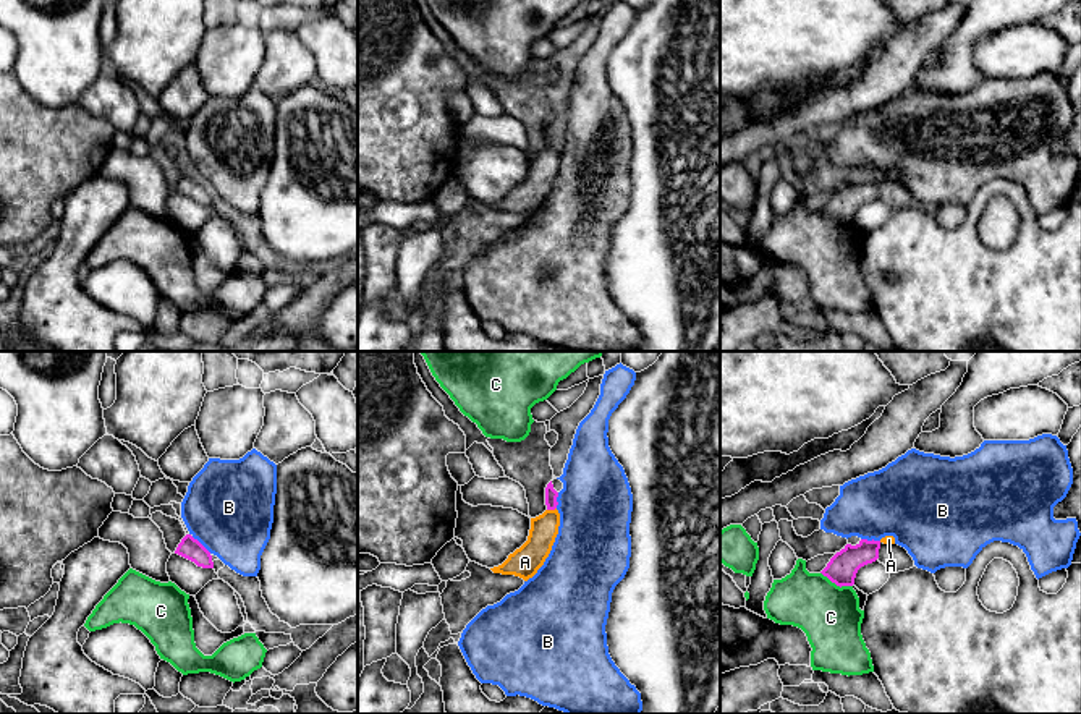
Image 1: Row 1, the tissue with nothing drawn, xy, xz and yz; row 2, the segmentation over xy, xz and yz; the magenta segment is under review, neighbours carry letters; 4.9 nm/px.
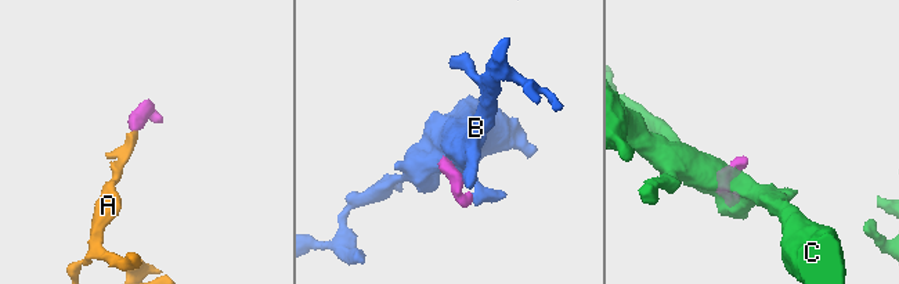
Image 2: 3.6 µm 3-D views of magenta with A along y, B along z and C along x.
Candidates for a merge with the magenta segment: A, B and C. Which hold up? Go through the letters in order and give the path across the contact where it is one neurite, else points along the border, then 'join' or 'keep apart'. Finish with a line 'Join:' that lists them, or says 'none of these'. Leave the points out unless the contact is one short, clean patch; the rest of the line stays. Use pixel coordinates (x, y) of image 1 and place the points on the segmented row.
A: way xz (551, 494), (551, 509), (551, 518), (544, 528); join
B: border xy (190, 533), (211, 552); keep apart
C: keep apart
Join: A

